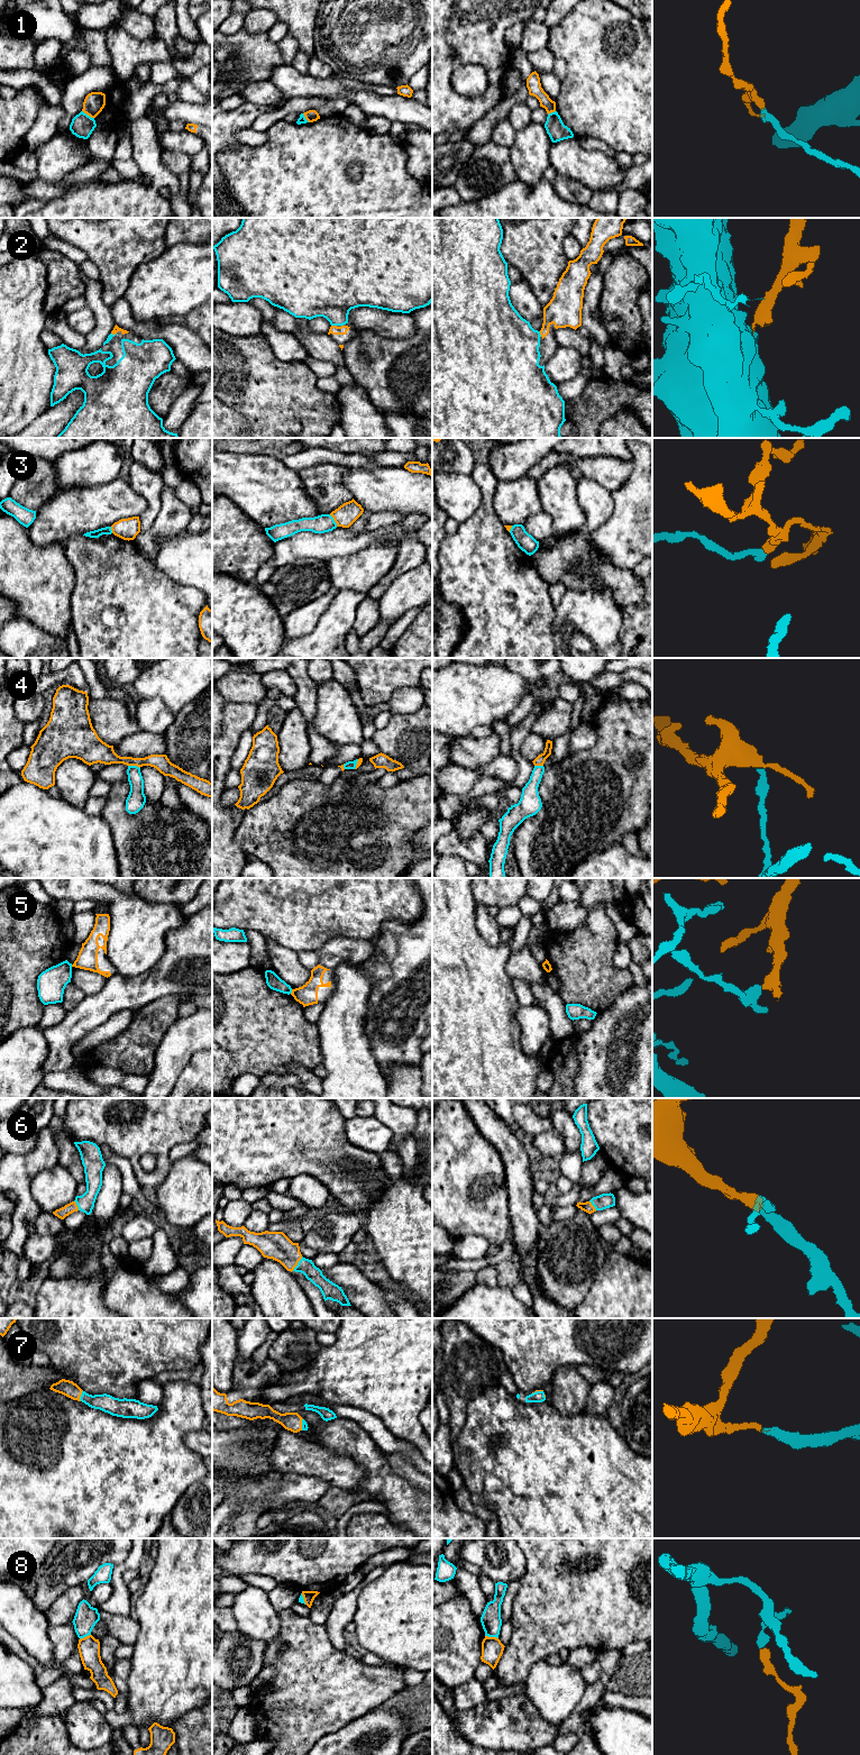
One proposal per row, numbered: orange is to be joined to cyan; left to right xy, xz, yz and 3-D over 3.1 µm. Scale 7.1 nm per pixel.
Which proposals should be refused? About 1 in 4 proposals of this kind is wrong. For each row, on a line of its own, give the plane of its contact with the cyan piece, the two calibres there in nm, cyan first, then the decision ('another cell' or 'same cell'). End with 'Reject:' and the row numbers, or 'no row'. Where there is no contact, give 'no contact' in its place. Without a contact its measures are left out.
1: meets cyan in xy; 160 nm thick on the cyan side, 150 nm on the other; same cell
2: meets cyan in xz; 400 nm thick on the cyan side, 60 nm on the other; same cell
3: meets cyan in xz; 130 nm thick on the cyan side, 160 nm on the other; another cell
4: meets cyan in xy; 140 nm thick on the cyan side, 140 nm on the other; another cell
5: meets cyan in xz; 100 nm thick on the cyan side, 150 nm on the other; another cell
6: meets cyan in xz; 110 nm thick on the cyan side, 200 nm on the other; same cell
7: meets cyan in xy; 130 nm thick on the cyan side, 120 nm on the other; same cell
8: meets cyan in yz; 150 nm thick on the cyan side, 160 nm on the other; another cell
Reject: 3, 4, 5, 8

